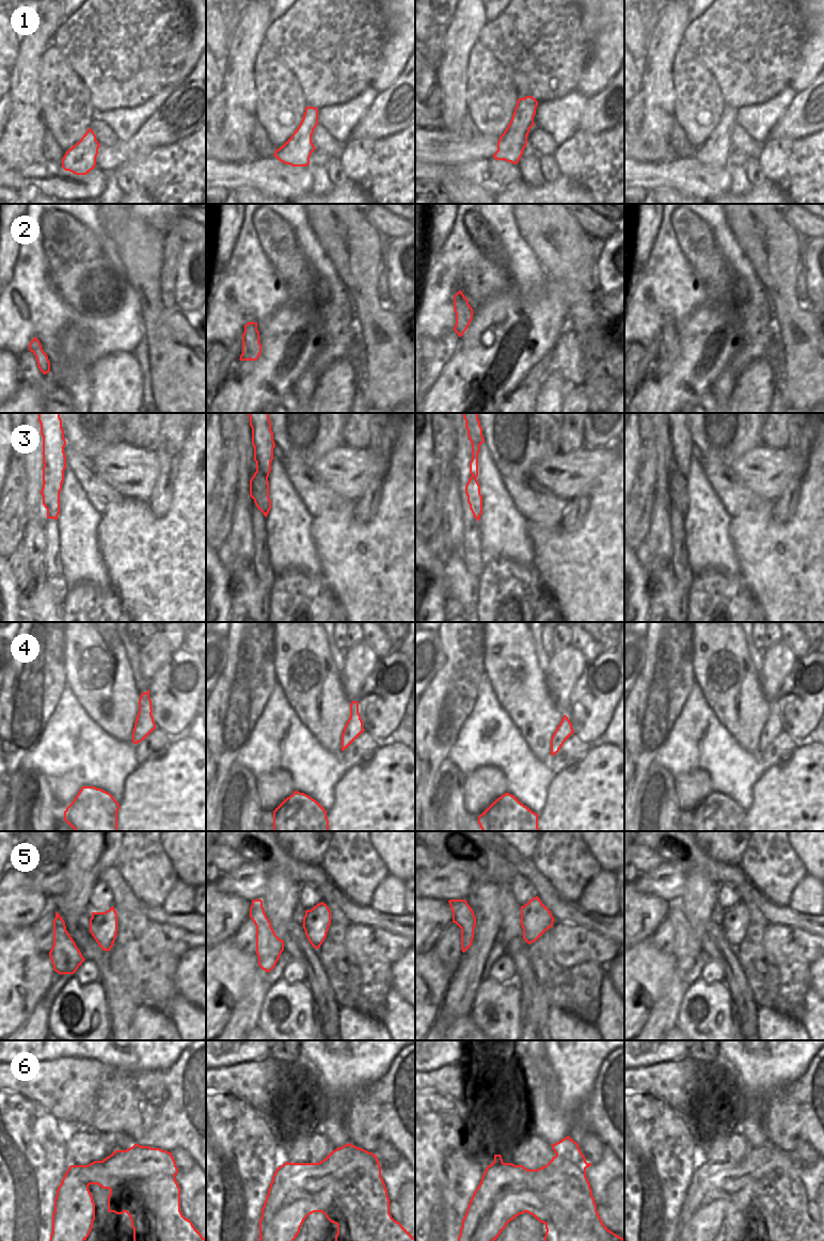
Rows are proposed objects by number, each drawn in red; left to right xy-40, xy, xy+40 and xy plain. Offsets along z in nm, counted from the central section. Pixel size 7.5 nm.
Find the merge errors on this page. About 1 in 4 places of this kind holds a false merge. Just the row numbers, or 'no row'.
3, 6

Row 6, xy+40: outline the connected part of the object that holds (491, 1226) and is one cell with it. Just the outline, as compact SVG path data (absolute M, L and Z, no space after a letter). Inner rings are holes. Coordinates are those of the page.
M503 1198L500 1202L505 1205L494 1205L492 1207L481 1220L472 1241L496 1240L510 1221L525 1212L543 1224L546 1224L550 1218L544 1206L517 1206L514 1202L505 1202Z

